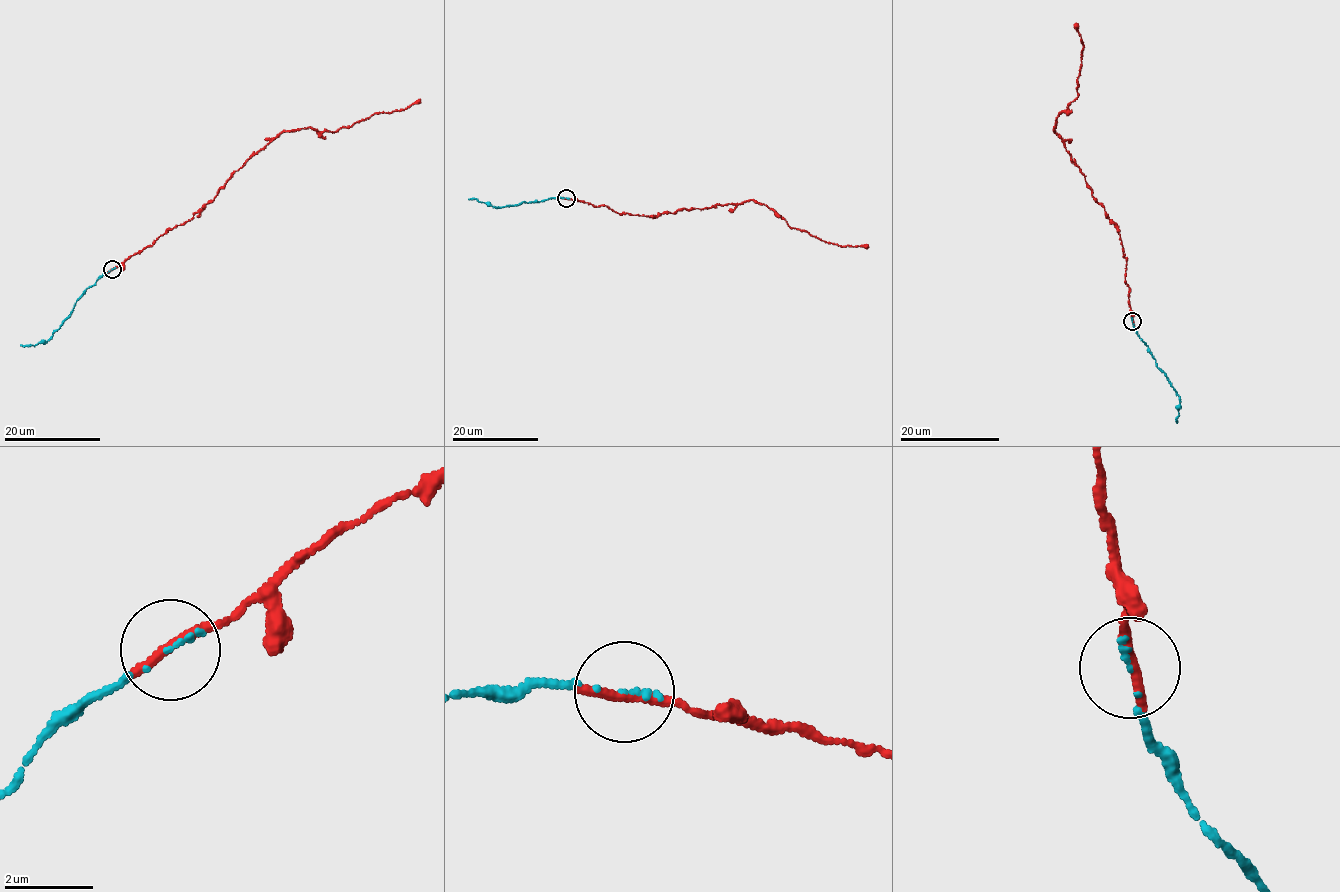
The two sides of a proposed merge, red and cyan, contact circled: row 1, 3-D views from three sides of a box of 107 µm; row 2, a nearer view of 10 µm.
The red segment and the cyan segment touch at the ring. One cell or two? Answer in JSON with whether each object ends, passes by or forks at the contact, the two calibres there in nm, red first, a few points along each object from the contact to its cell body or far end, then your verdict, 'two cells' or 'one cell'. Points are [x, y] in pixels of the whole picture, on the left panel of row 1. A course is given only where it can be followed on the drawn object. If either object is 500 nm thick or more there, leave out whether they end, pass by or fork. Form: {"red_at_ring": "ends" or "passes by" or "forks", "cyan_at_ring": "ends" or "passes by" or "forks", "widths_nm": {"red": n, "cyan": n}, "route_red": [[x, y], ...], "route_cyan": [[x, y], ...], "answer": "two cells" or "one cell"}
{"red_at_ring": "ends", "cyan_at_ring": "ends", "widths_nm": {"red": 280, "cyan": 90}, "route_red": [[112, 270], [184, 224], [248, 158], [287, 130], [336, 131], [374, 113], [406, 109], [420, 99]], "route_cyan": [[112, 270], [87, 288], [69, 315], [47, 341], [34, 345], [20, 345]], "answer": "one cell"}

